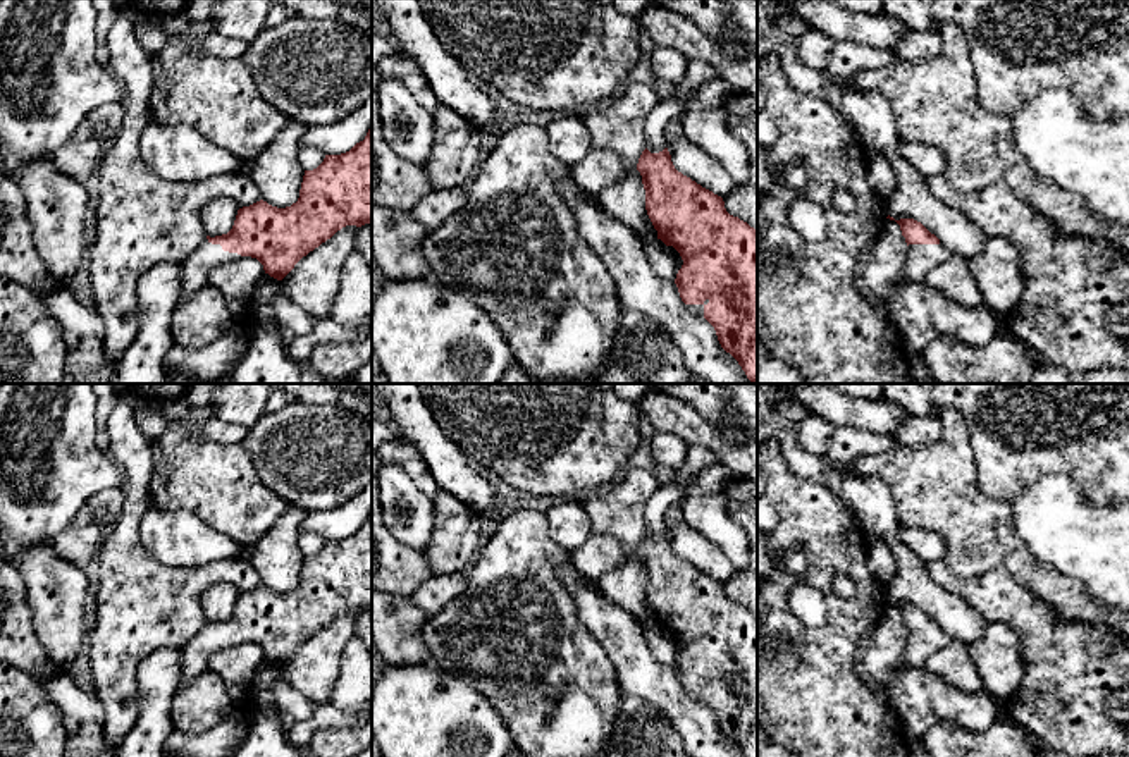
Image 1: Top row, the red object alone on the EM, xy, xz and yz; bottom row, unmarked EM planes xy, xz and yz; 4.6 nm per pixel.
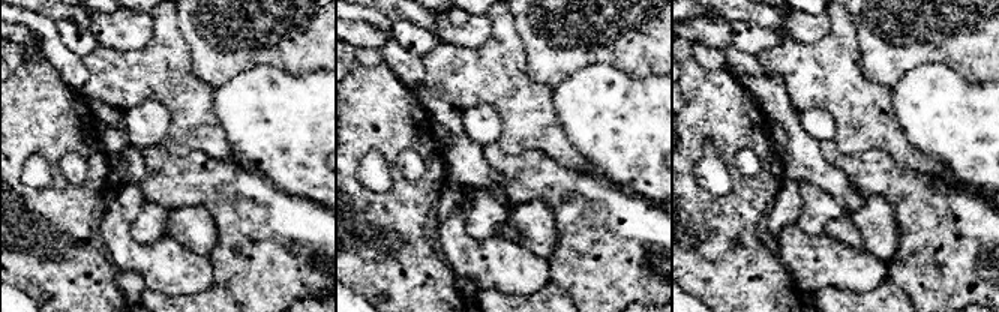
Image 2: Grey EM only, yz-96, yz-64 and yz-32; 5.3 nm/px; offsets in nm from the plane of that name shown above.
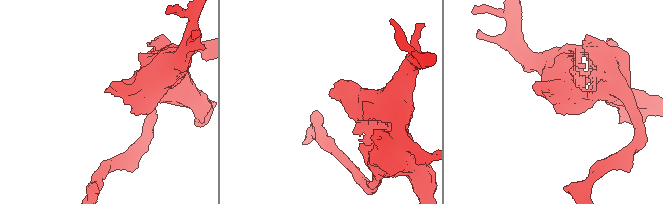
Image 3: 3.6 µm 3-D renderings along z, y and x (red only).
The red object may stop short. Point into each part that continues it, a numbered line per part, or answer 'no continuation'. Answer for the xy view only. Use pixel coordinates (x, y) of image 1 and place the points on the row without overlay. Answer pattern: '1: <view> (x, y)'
1: xy (195, 656)

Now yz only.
1: yz (921, 644)

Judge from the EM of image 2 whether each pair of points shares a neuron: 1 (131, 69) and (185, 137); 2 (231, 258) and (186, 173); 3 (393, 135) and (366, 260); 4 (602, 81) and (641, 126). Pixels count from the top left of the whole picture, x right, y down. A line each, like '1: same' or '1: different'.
1: same
2: same
3: same
4: same

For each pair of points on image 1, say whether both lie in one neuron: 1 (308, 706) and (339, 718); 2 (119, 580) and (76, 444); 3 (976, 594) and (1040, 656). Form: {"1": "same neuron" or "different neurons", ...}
{"1": "different neurons", "2": "different neurons", "3": "same neuron"}

